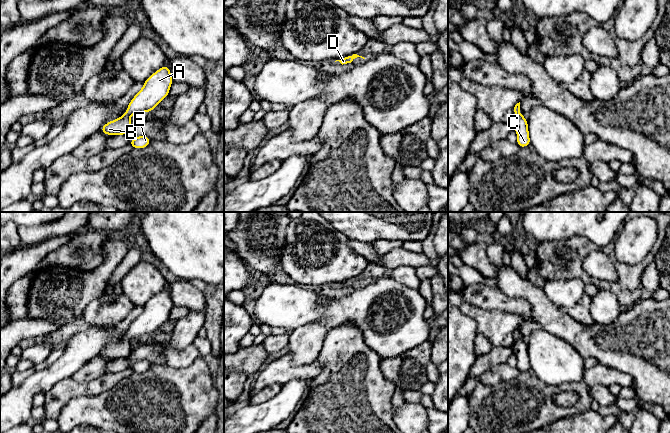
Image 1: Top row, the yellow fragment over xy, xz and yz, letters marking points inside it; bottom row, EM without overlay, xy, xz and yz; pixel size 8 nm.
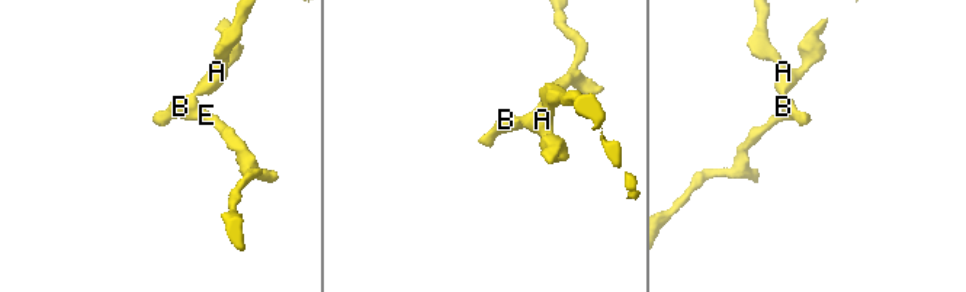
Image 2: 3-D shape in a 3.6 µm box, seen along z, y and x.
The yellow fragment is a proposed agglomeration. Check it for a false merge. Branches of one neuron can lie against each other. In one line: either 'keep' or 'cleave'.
keep

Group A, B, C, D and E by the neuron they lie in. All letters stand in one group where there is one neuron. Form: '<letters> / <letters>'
A B C D E

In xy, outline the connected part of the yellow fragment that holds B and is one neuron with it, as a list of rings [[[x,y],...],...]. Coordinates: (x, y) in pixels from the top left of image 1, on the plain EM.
[[[165,288],[144,305],[142,313],[128,328],[127,335],[120,342],[104,348],[100,356],[110,360],[128,358],[133,350],[130,340],[153,335],[169,319],[172,307],[169,290]]]

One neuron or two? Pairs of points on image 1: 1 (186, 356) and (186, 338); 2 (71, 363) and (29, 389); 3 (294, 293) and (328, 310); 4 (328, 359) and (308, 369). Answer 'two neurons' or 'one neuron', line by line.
1: two neurons
2: one neuron
3: one neuron
4: two neurons

